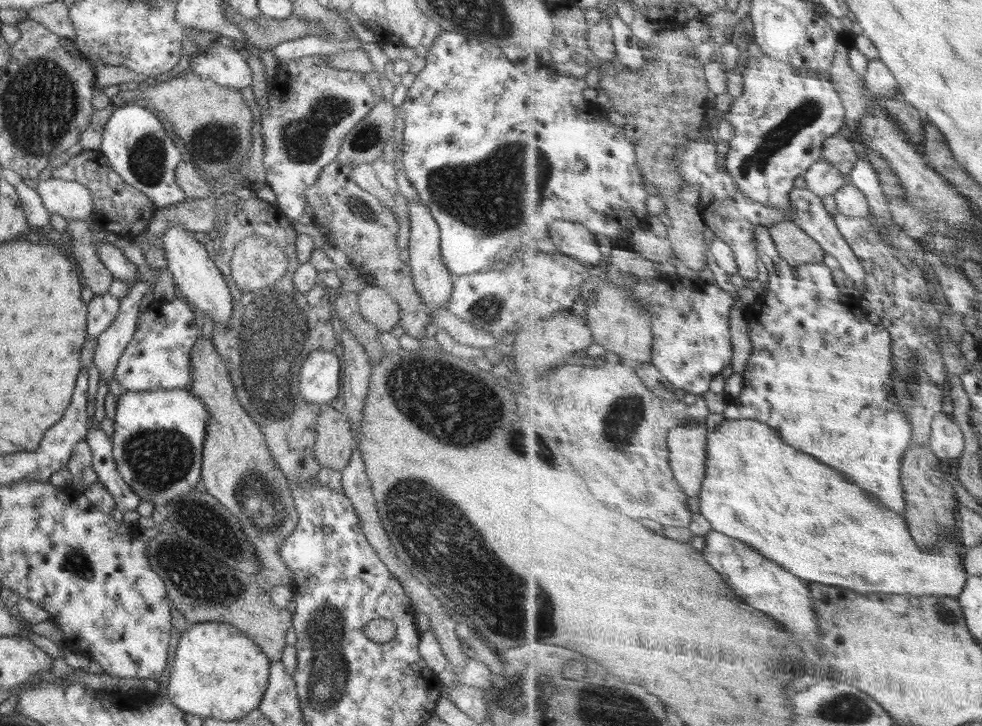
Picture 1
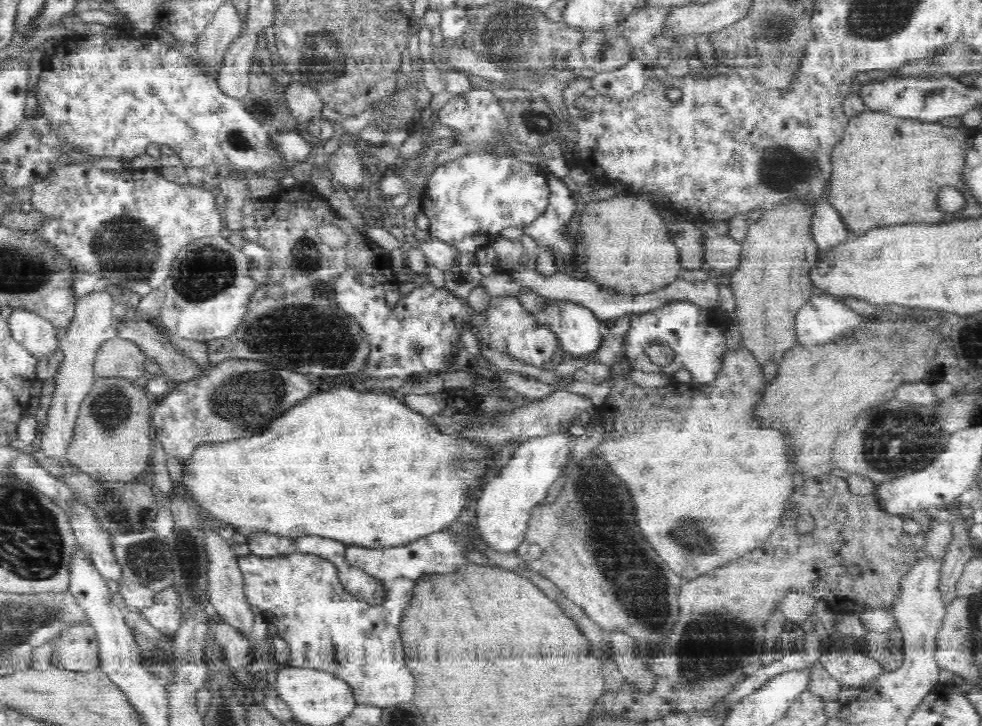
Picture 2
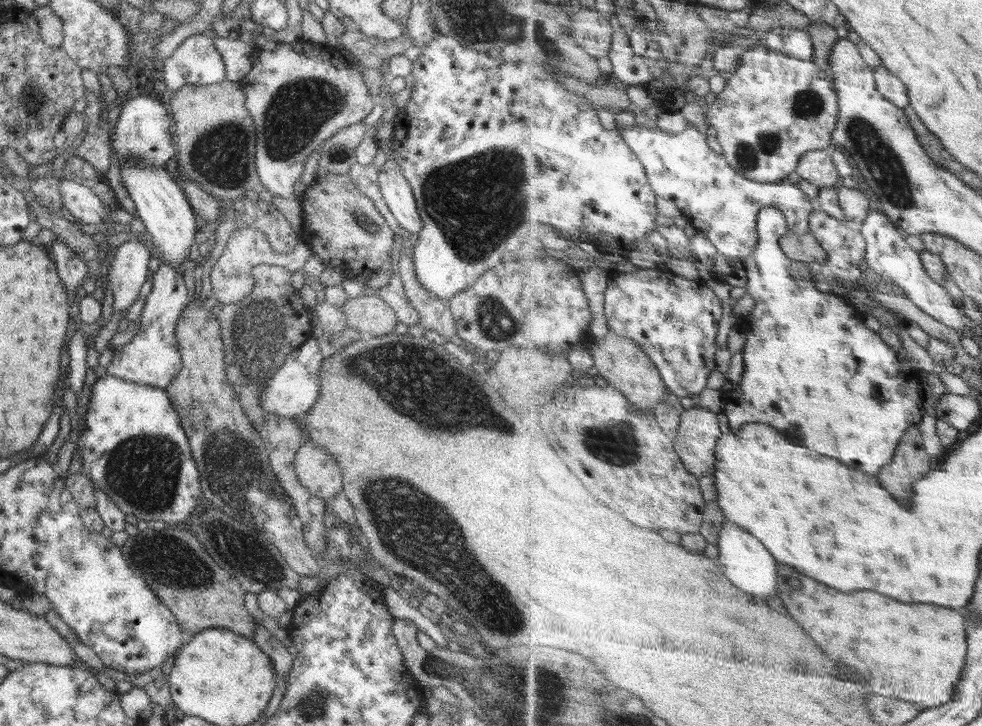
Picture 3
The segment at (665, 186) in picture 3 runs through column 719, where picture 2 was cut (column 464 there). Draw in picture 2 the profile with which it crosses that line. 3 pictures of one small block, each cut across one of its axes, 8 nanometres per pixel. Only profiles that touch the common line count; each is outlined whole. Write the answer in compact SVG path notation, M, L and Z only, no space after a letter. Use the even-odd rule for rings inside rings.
M468 150L467 154L448 160L443 164L436 164L436 168L429 171L428 185L422 197L422 212L428 216L430 235L439 240L452 242L463 253L474 253L480 247L489 245L508 227L524 227L536 216L540 216L548 206L548 172L537 164L512 157L500 155L496 151Z

